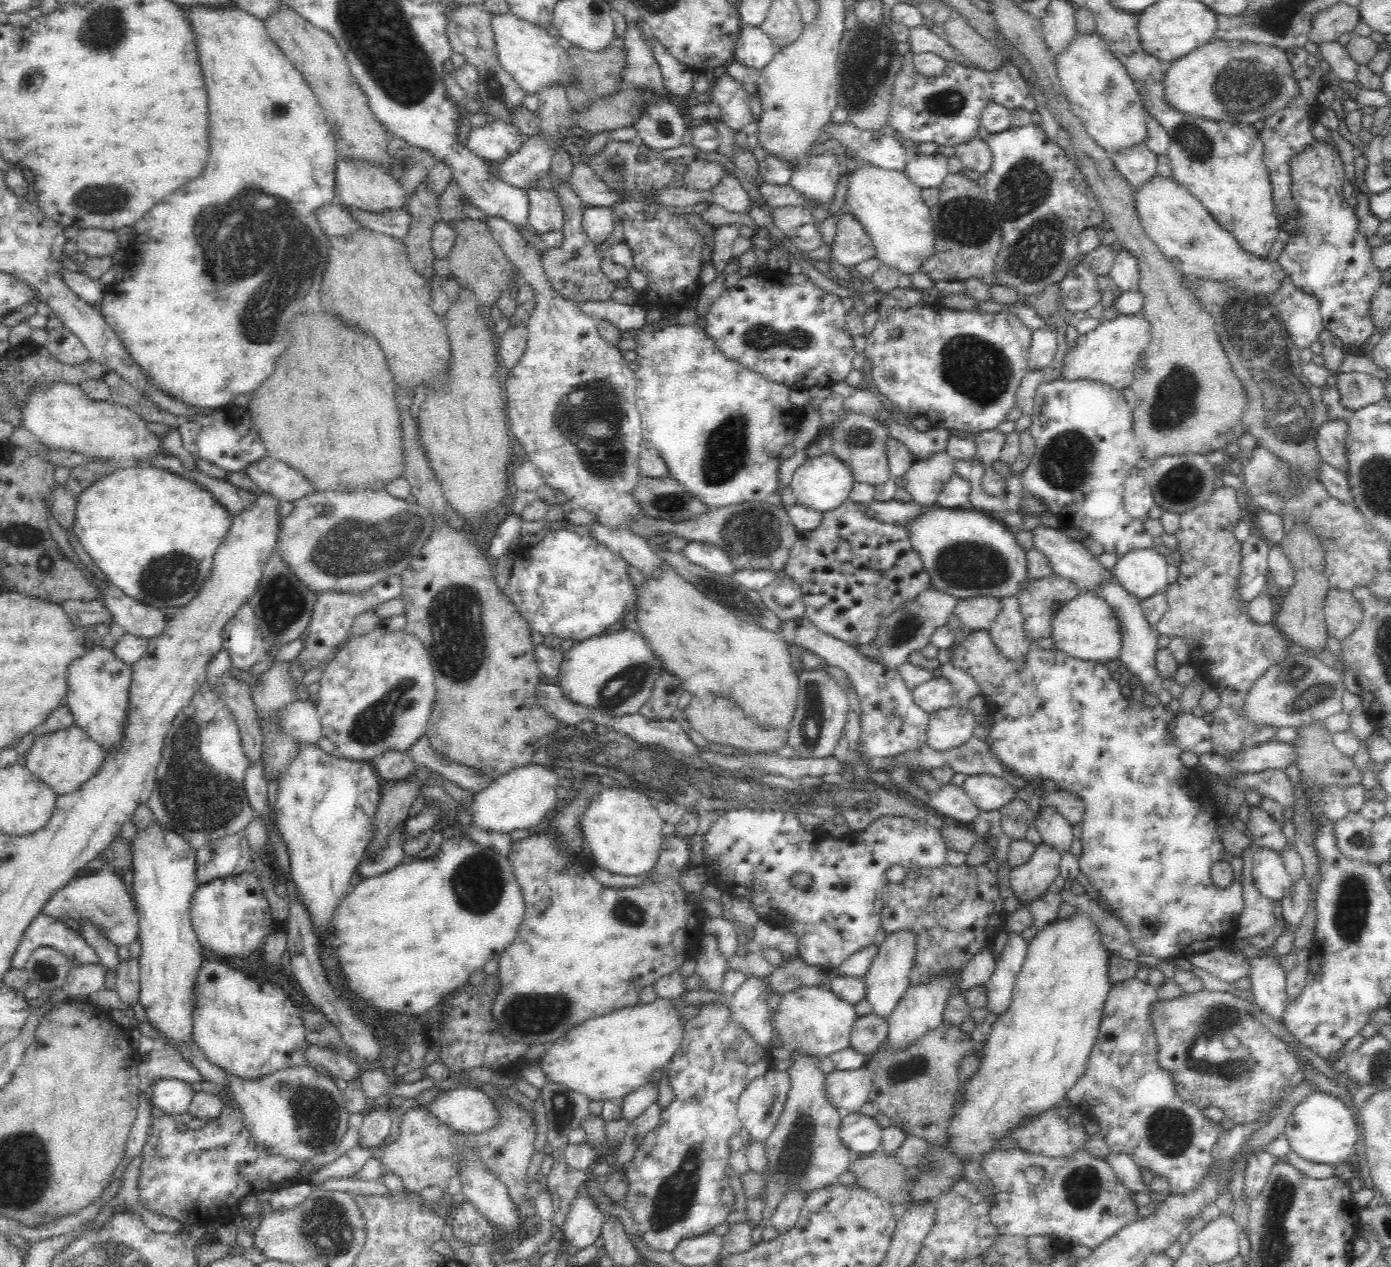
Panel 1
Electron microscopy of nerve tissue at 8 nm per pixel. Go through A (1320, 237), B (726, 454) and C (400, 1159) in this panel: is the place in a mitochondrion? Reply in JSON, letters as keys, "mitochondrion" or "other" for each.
{"A":"mitochondrion","B":"mitochondrion","C":"other"}

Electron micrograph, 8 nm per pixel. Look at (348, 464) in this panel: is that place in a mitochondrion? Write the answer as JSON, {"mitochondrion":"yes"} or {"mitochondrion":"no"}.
{"mitochondrion":"no"}

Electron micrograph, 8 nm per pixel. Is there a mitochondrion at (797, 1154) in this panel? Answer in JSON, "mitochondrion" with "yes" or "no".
{"mitochondrion":"yes"}

